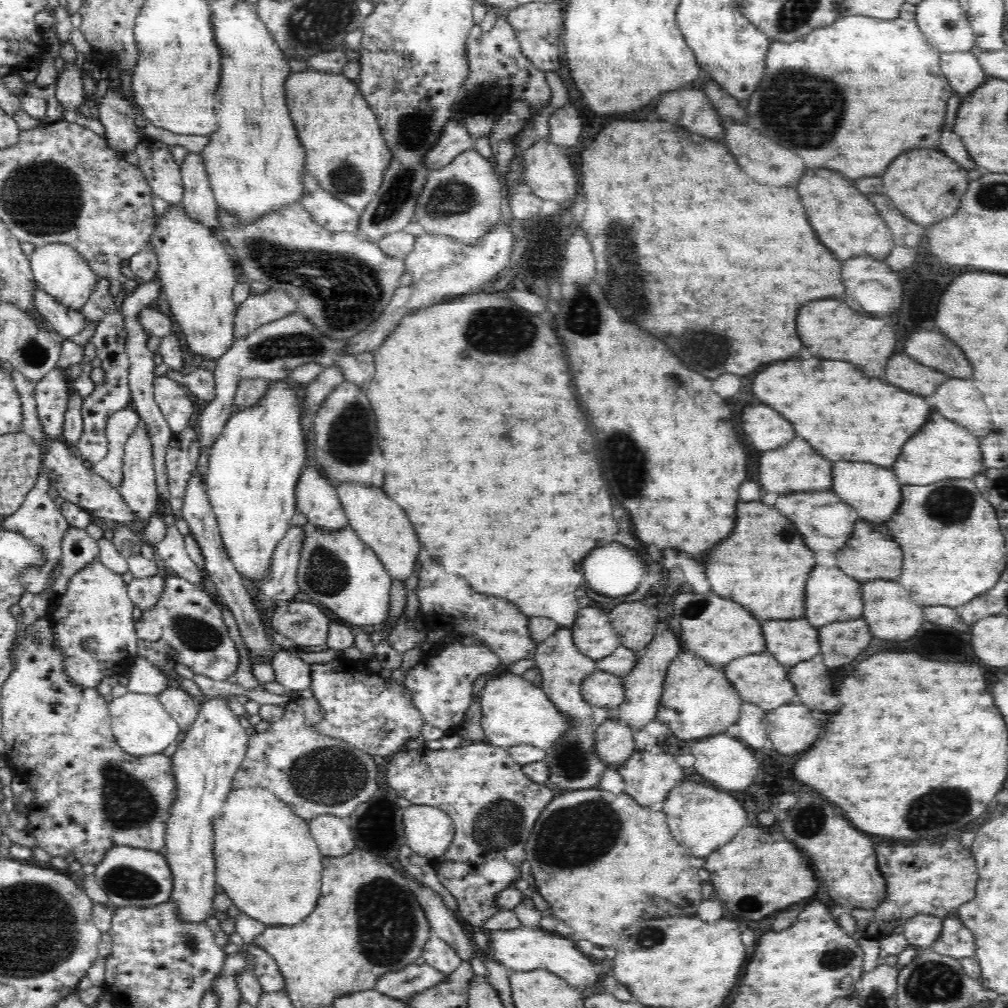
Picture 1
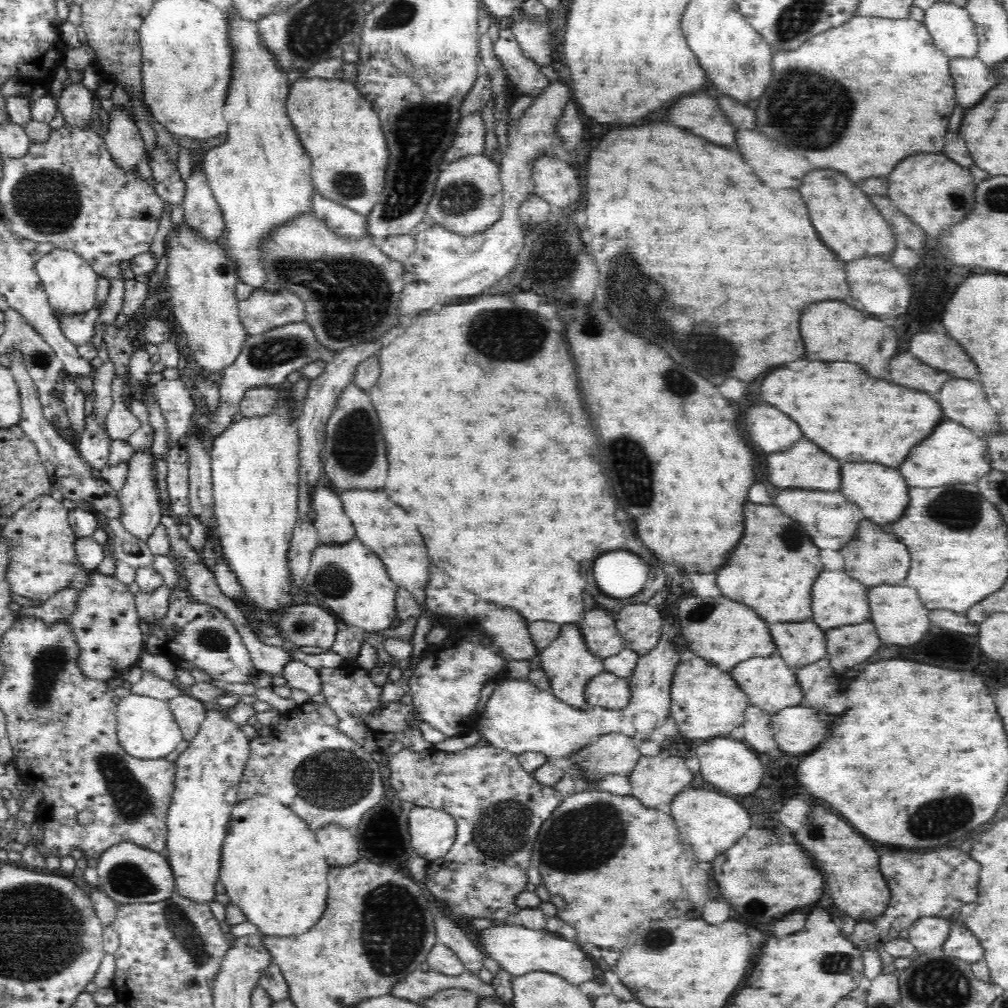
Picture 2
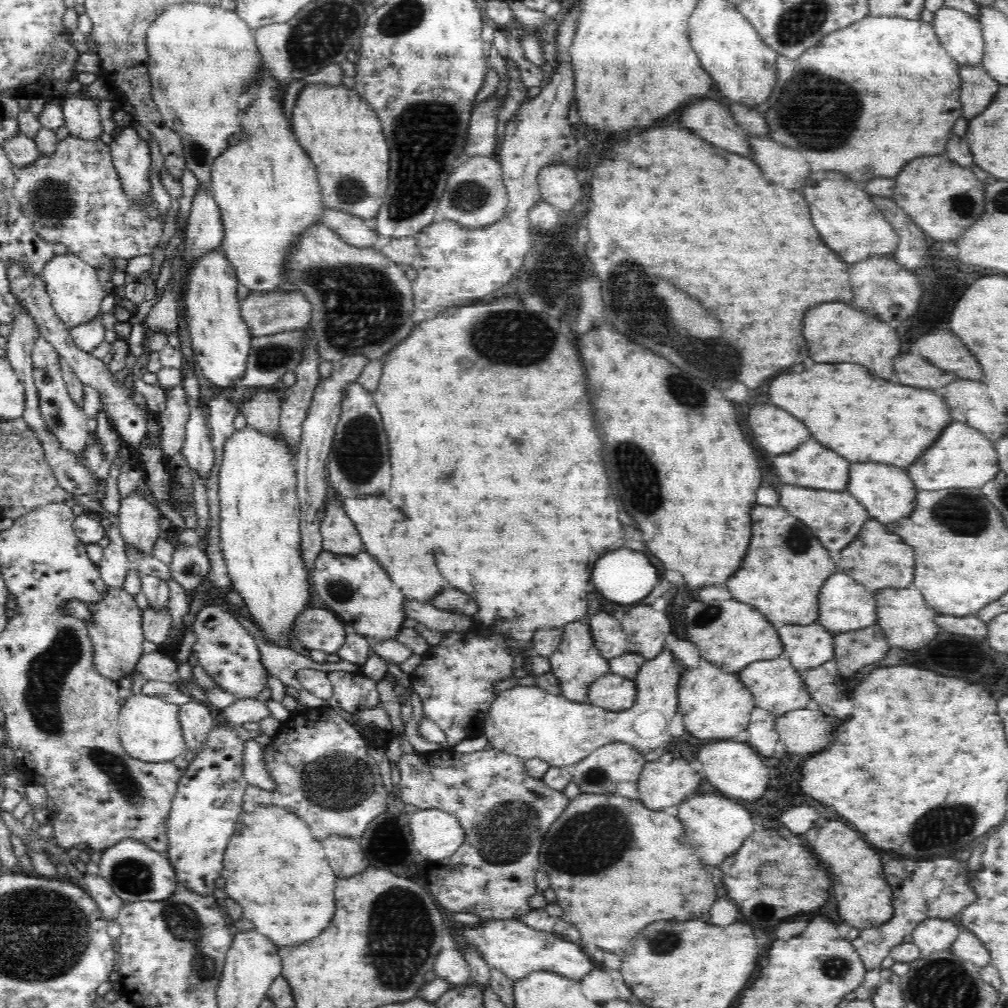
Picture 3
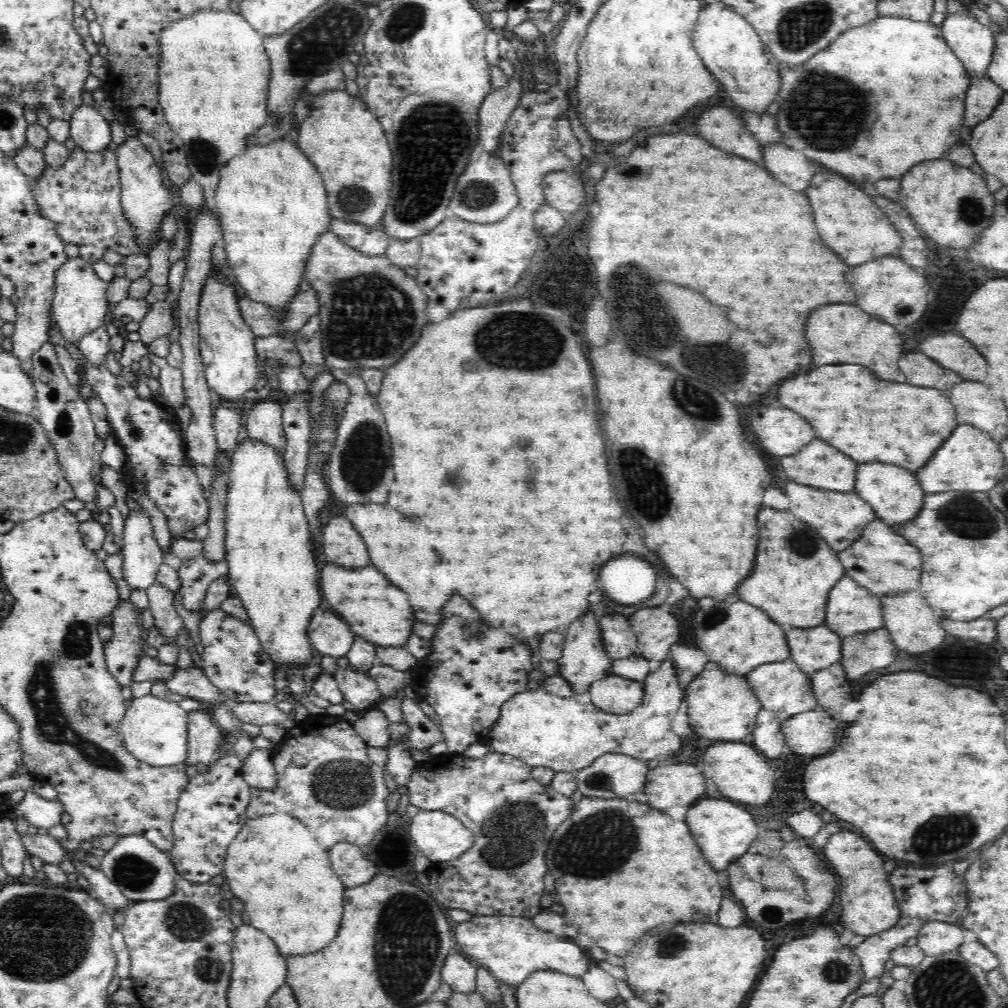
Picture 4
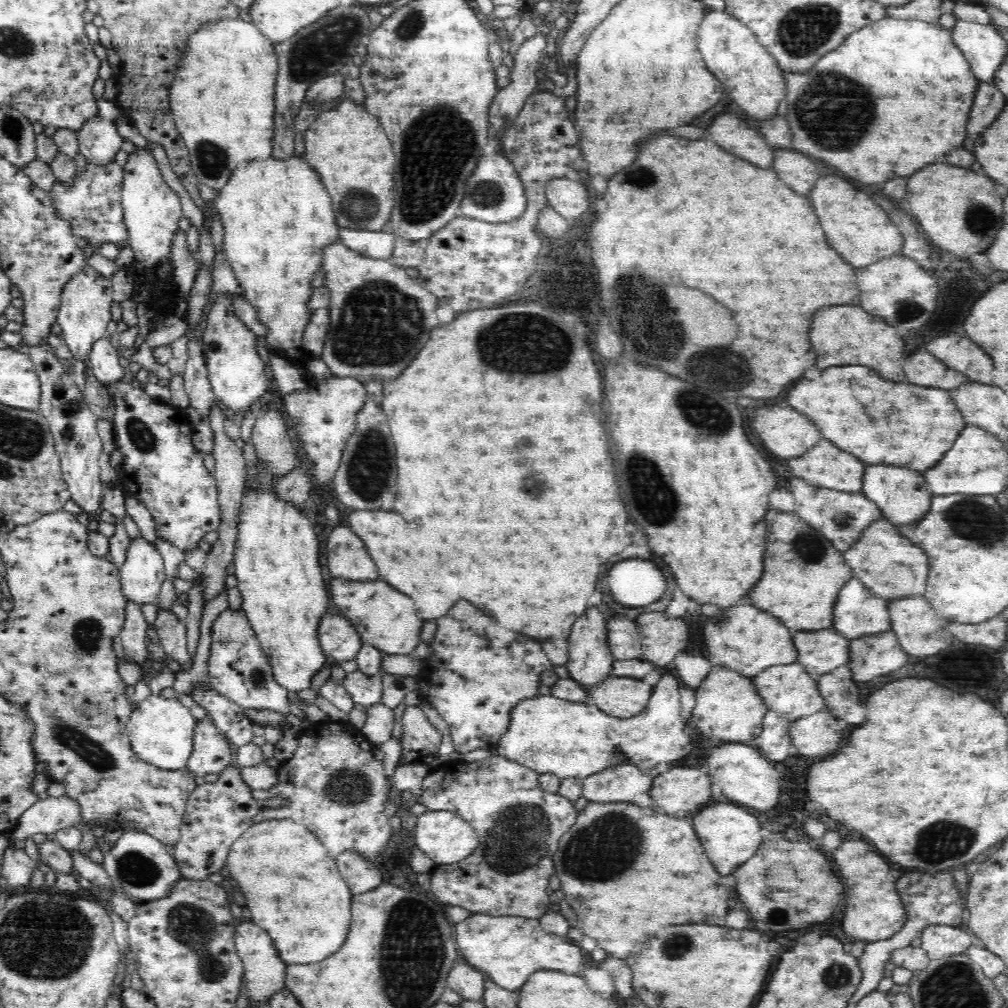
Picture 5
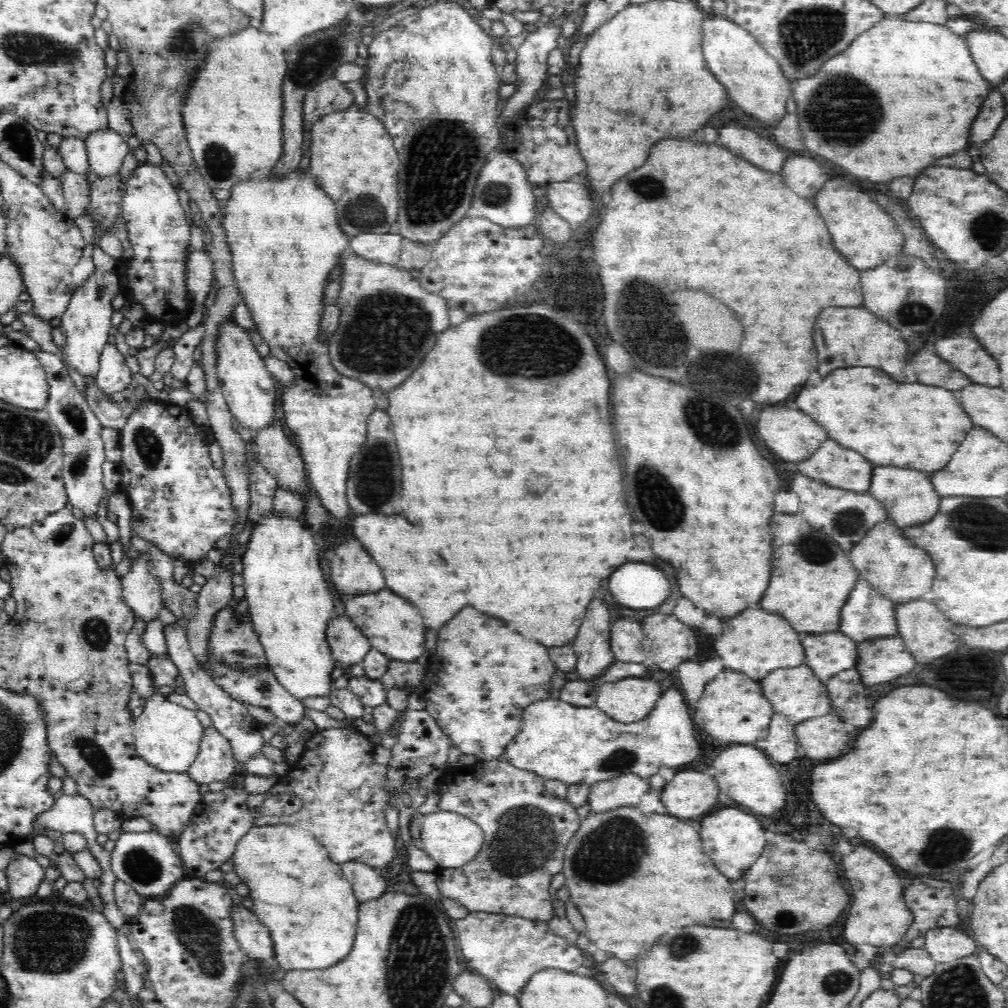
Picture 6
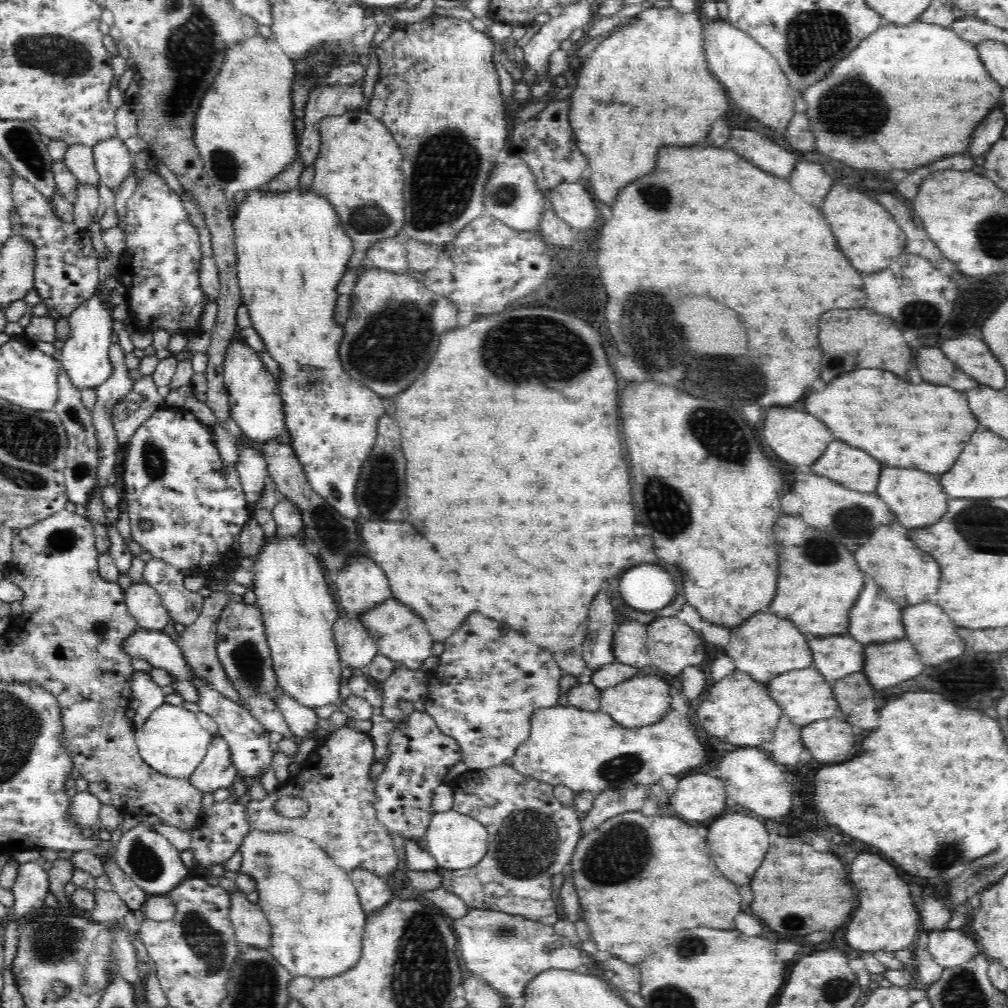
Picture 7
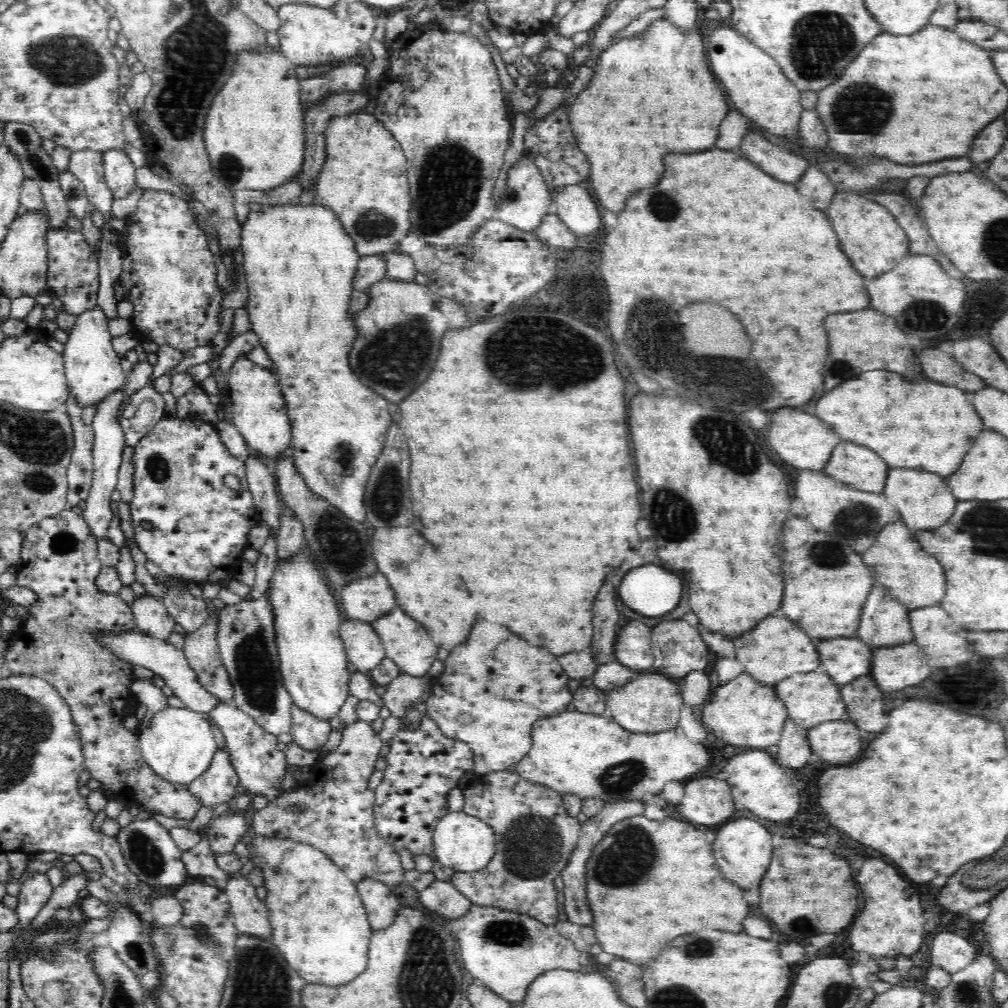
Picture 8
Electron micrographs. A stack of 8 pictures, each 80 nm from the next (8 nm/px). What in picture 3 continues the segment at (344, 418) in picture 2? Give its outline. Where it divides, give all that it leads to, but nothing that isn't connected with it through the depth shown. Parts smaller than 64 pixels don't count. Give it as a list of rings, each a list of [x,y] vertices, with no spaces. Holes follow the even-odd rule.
[[[357,381],[346,386],[335,424],[334,440],[326,460],[327,480],[341,498],[380,494],[390,486],[388,438],[382,430],[380,414],[374,404],[372,393]]]

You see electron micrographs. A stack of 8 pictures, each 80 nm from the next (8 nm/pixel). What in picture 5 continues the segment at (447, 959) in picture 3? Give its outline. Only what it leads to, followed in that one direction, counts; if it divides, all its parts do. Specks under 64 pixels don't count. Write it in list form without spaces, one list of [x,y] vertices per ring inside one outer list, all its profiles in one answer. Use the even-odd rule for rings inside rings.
[[[456,960],[446,975],[447,987],[463,999],[482,1000],[484,972],[476,969],[466,961]]]

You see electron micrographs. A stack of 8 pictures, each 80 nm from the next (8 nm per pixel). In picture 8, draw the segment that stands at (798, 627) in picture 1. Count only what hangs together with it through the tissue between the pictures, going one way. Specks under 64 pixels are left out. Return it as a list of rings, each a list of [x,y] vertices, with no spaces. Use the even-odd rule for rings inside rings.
[[[836,637],[815,641],[820,670],[838,686],[869,674],[870,647],[858,637]]]

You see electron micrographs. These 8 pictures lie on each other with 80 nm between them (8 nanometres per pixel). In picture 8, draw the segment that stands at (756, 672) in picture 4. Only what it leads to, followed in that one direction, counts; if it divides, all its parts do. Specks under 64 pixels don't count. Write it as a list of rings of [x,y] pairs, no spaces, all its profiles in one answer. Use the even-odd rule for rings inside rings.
[[[820,669],[807,673],[792,673],[789,677],[773,684],[776,696],[786,707],[788,717],[807,730],[812,726],[828,720],[846,720],[847,713],[844,702],[840,698],[839,687]]]

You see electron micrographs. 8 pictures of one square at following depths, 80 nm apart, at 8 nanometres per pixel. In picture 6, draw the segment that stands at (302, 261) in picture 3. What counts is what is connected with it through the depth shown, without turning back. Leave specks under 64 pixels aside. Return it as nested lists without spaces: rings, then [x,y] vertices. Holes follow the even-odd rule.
[[[349,250],[337,255],[334,272],[338,273],[336,306],[339,315],[336,330],[326,340],[330,364],[344,378],[356,379],[370,388],[387,391],[400,384],[418,366],[422,356],[434,344],[435,334],[451,325],[446,318],[446,301],[424,288],[405,269],[393,264],[372,262]]]

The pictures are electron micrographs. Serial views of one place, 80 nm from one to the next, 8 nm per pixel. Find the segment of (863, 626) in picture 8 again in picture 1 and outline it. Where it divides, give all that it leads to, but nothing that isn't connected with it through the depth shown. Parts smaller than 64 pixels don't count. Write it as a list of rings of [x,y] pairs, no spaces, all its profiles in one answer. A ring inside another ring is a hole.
[[[816,564],[806,578],[804,584],[804,612],[803,617],[814,627],[835,621],[836,619],[861,618],[861,591],[859,582],[843,572],[840,567],[820,566]]]

